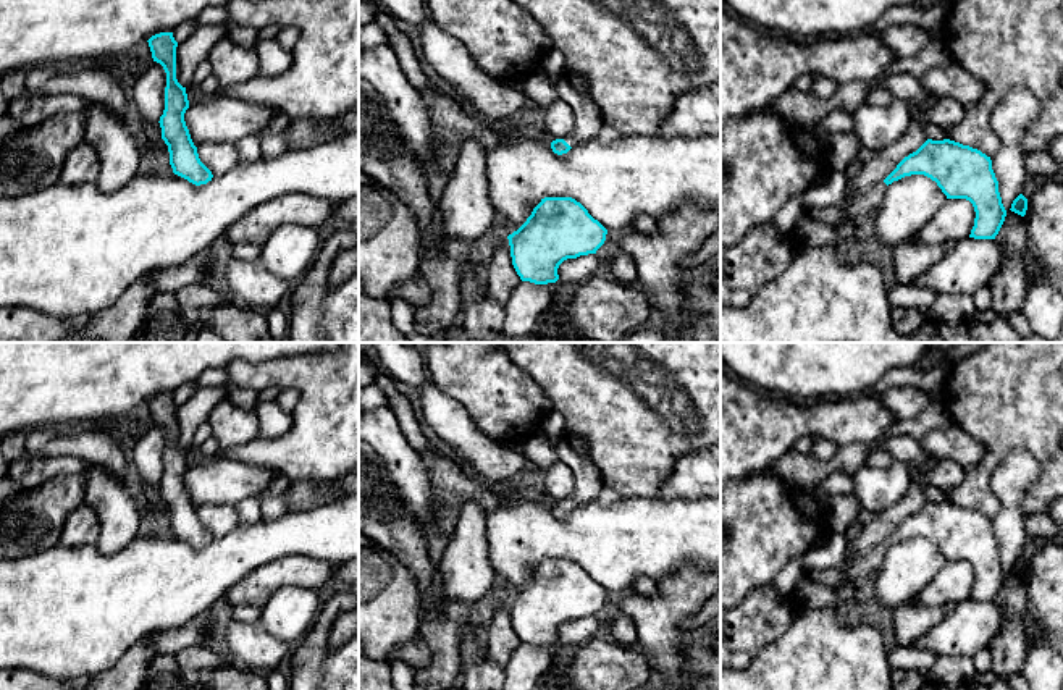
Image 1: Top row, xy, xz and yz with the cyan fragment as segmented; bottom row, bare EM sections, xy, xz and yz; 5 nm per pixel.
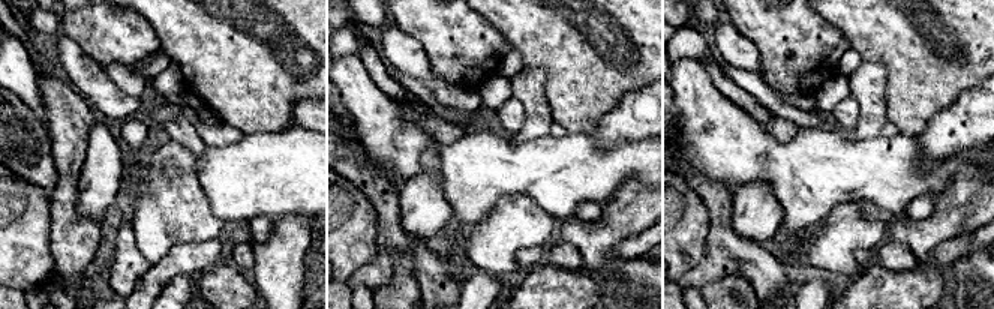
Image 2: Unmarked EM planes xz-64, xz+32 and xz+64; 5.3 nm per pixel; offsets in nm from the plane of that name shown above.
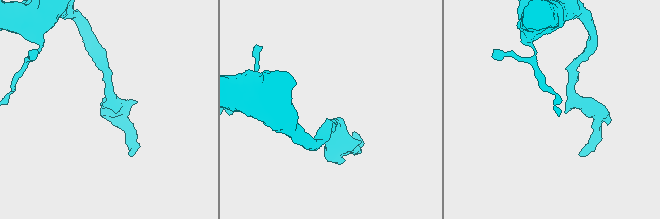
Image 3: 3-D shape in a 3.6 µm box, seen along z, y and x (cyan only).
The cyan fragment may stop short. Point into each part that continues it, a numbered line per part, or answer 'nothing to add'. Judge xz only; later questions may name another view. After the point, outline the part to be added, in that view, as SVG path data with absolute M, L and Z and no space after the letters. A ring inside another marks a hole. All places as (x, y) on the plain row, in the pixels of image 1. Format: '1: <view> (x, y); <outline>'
1: xz (572, 450); M565 433L561 436L556 451L559 461L570 467L575 482L572 496L564 499L564 503L570 509L575 509L580 504L595 501L604 488L604 482L590 454L585 438Z

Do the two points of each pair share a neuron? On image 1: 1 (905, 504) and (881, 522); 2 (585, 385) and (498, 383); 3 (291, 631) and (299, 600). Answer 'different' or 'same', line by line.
1: same
2: different
3: same

